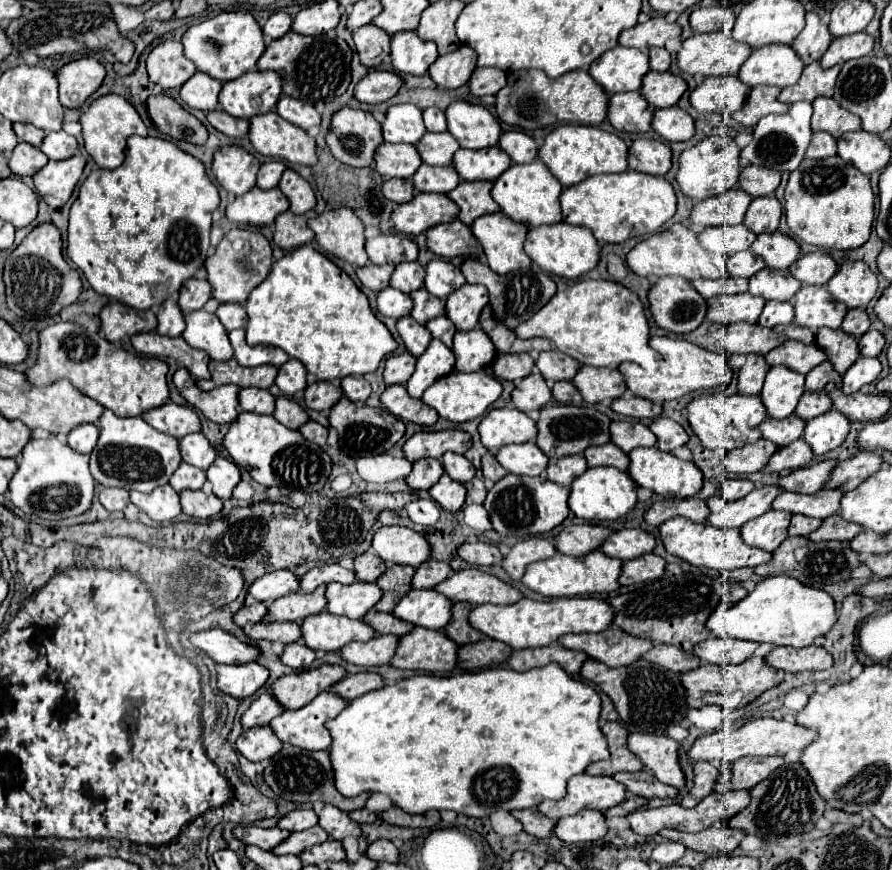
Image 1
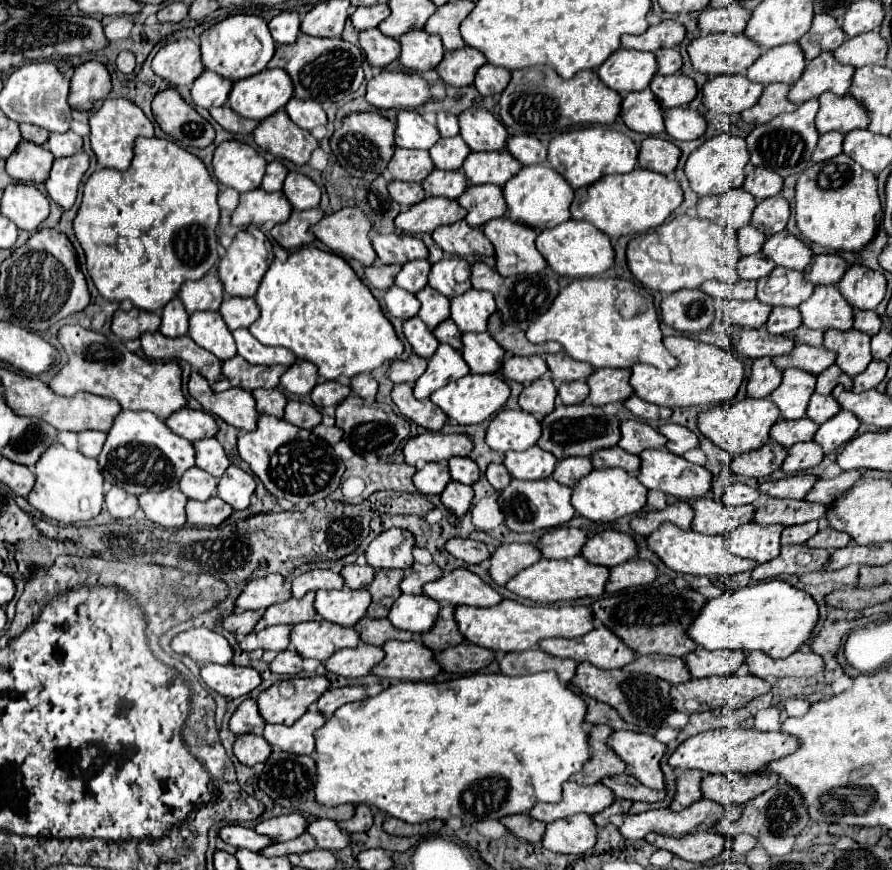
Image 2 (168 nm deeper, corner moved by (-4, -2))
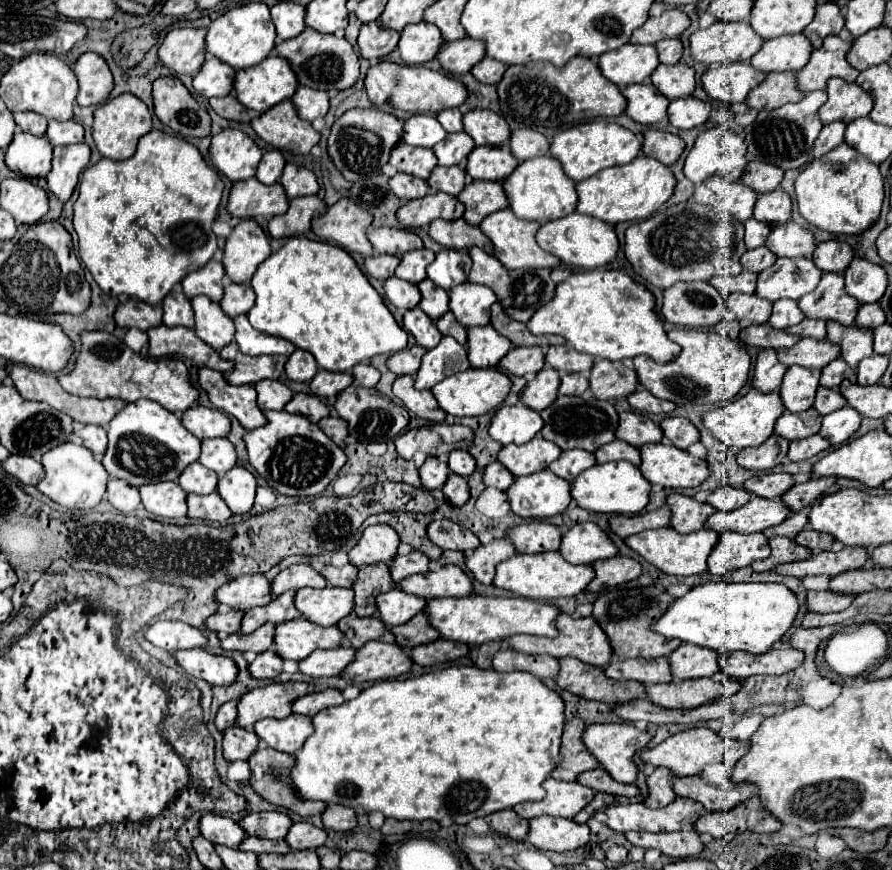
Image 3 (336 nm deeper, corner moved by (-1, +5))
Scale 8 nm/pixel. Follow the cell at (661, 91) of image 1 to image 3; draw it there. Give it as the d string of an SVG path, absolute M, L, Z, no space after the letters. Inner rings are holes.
M659 65L651 75L653 85L671 101L689 97L695 91L695 71L689 65Z

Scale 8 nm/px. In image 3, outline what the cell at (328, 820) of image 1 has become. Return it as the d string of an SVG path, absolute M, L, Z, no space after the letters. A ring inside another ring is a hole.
M299 821L291 825L285 841L291 849L317 849L327 841L327 833L325 829L319 829L313 823Z

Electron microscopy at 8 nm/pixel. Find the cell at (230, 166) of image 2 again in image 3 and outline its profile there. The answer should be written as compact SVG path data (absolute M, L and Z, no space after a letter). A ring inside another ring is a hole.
M223 129L217 133L209 153L213 167L233 183L253 177L263 155L261 147L239 129Z

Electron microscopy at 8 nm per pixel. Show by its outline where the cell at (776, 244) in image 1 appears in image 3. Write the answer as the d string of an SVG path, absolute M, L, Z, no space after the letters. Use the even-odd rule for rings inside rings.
M789 221L775 225L765 243L777 257L811 257L815 249L815 237L811 231Z

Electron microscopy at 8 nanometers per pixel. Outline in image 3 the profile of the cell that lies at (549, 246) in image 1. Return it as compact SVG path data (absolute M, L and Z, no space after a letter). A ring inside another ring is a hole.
M577 211L563 217L563 219L555 219L555 221L549 221L545 225L541 225L541 229L537 233L537 241L545 251L553 253L563 263L583 267L583 269L601 267L601 265L609 263L619 251L619 239L615 235L613 225L609 225L605 221L599 221L591 215L581 215Z

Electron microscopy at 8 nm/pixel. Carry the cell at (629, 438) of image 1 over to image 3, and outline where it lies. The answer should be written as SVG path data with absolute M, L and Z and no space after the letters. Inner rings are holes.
M619 413L619 427L617 427L617 439L627 441L629 445L641 447L645 443L659 443L663 441L663 431L657 427L647 415L641 413Z

